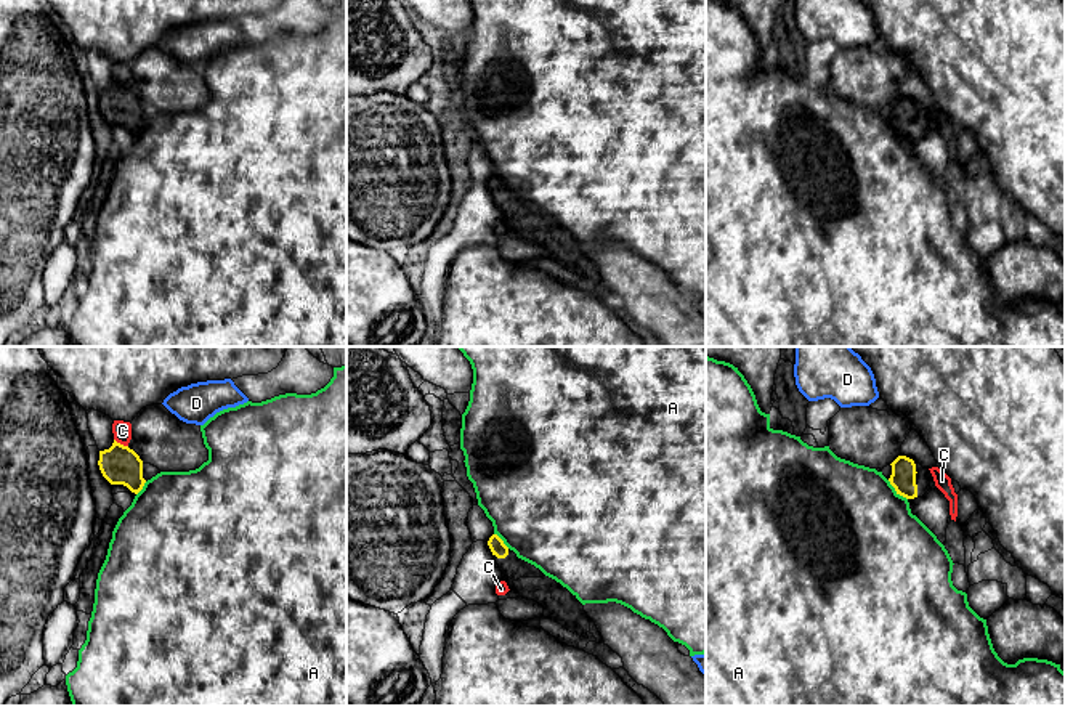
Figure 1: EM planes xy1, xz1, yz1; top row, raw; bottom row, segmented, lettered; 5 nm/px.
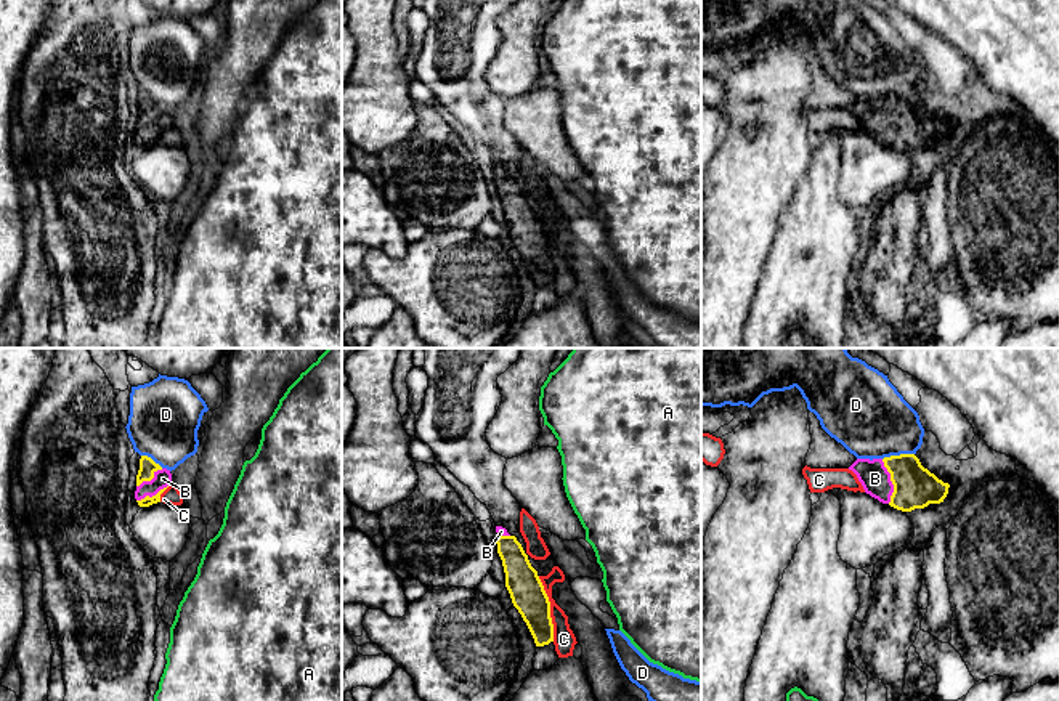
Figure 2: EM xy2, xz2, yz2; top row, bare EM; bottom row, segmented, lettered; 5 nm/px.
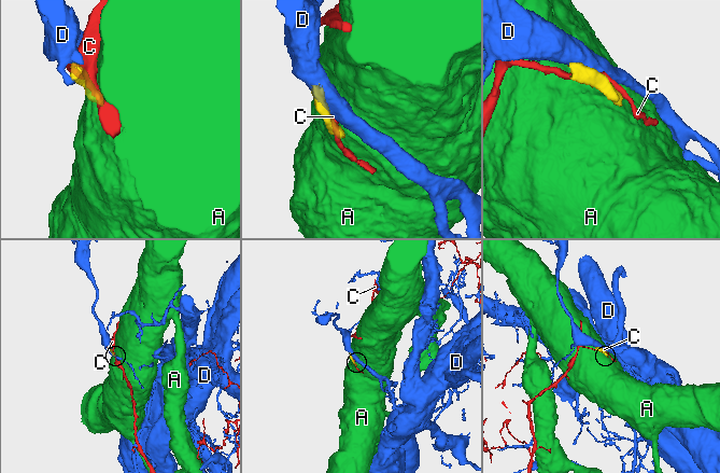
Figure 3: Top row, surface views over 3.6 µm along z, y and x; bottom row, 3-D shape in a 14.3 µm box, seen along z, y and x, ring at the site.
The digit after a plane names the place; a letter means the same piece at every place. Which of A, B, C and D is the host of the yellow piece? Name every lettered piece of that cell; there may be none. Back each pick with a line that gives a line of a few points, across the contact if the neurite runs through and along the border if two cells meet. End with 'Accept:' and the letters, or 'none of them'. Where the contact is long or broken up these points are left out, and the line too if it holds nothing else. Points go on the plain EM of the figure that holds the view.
B: yz2 (915, 127), (891, 121), (875, 119)
Accept: B

